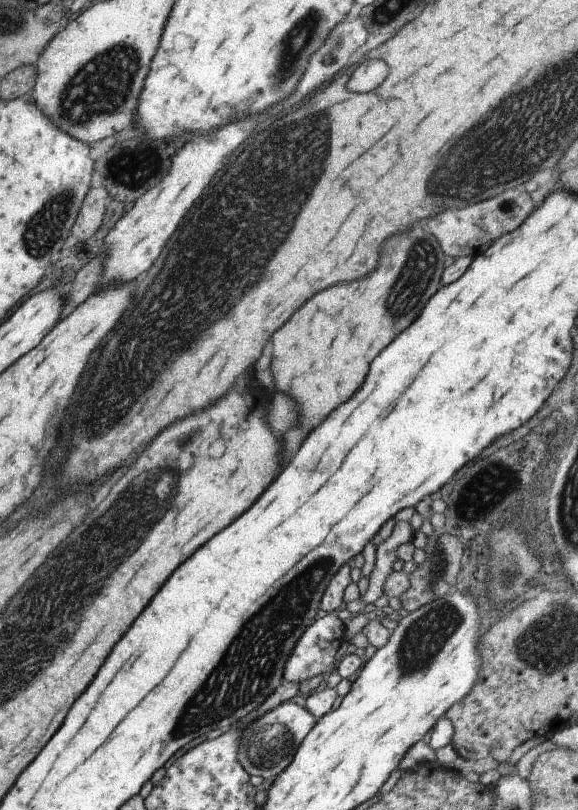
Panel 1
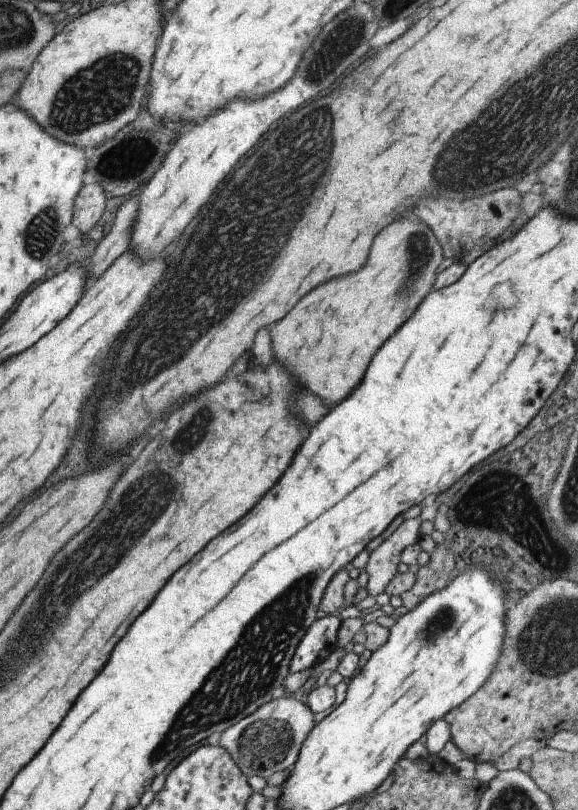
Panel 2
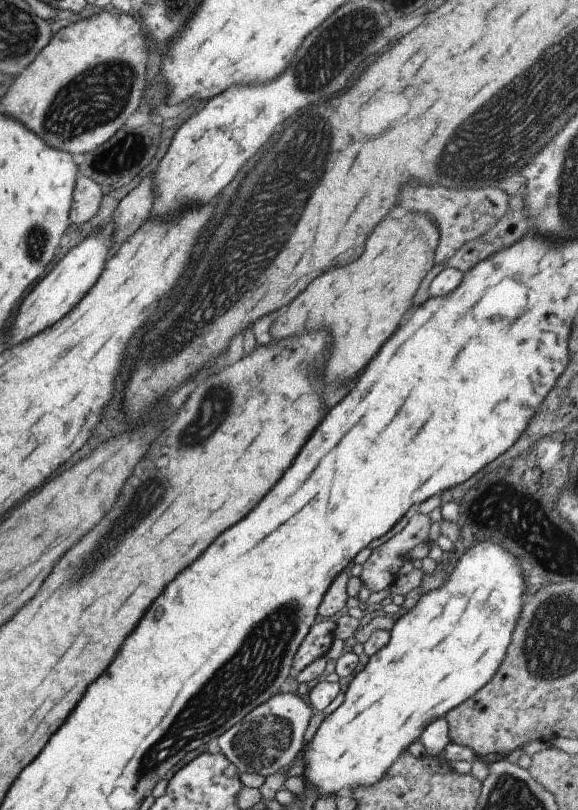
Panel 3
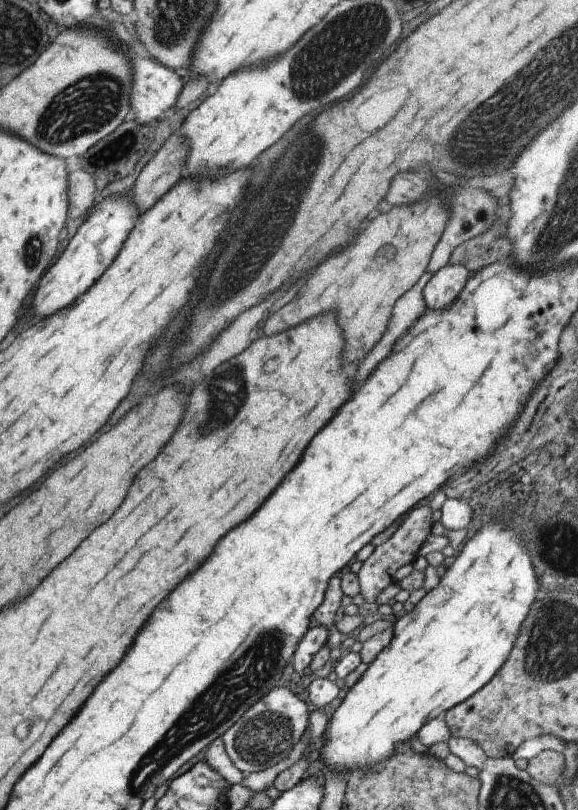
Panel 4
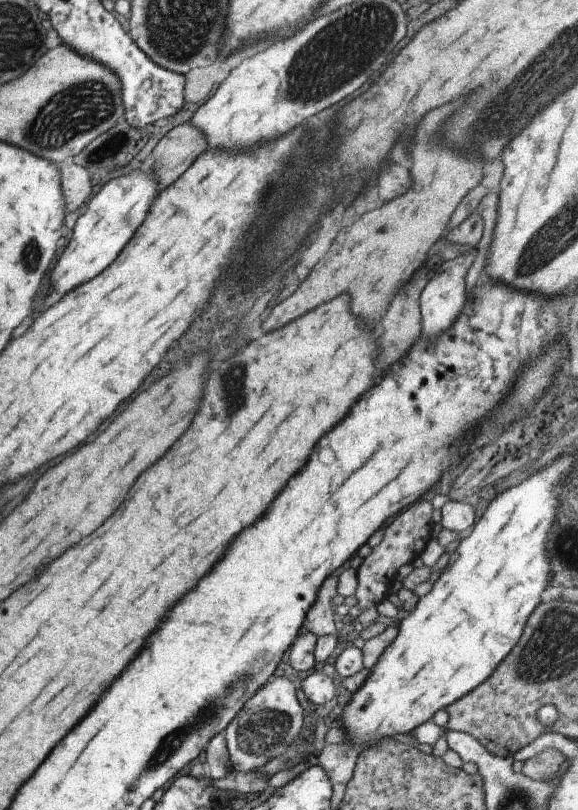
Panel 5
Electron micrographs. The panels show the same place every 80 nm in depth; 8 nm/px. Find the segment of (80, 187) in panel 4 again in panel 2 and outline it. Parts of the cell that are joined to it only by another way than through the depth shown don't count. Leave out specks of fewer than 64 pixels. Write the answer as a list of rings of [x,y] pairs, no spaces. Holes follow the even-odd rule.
[[[99,183],[85,184],[77,194],[71,223],[80,232],[90,232],[102,218],[107,199]]]

